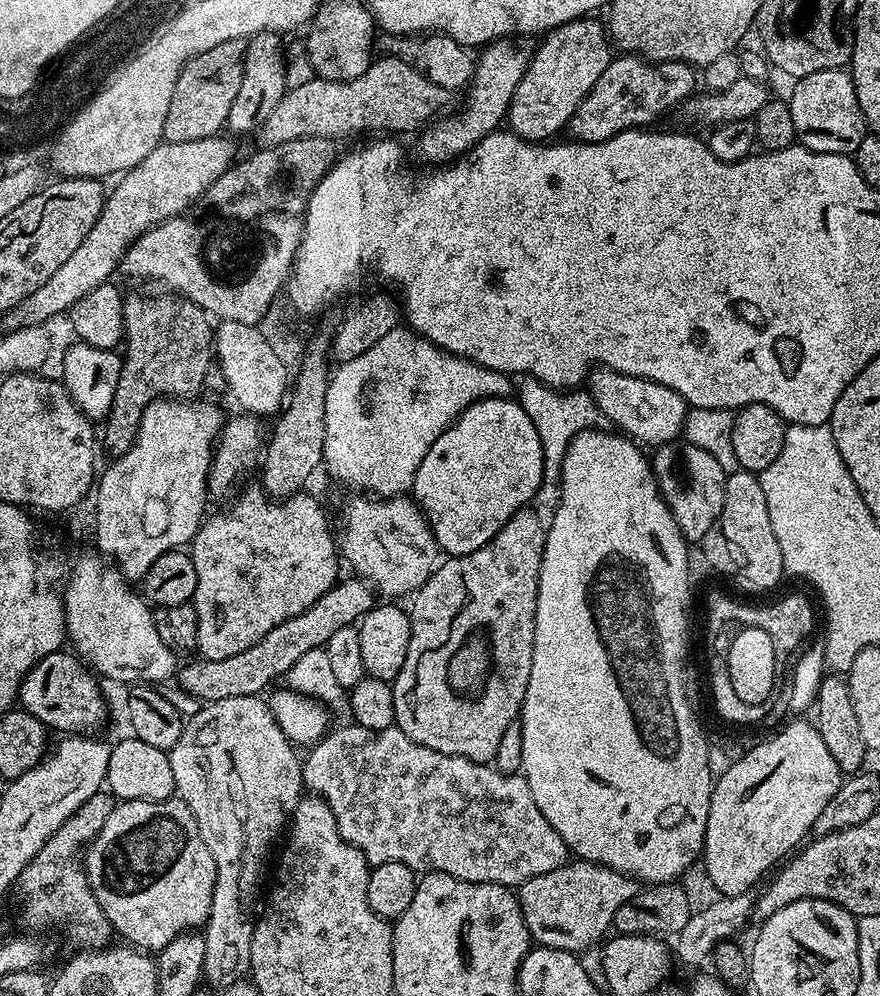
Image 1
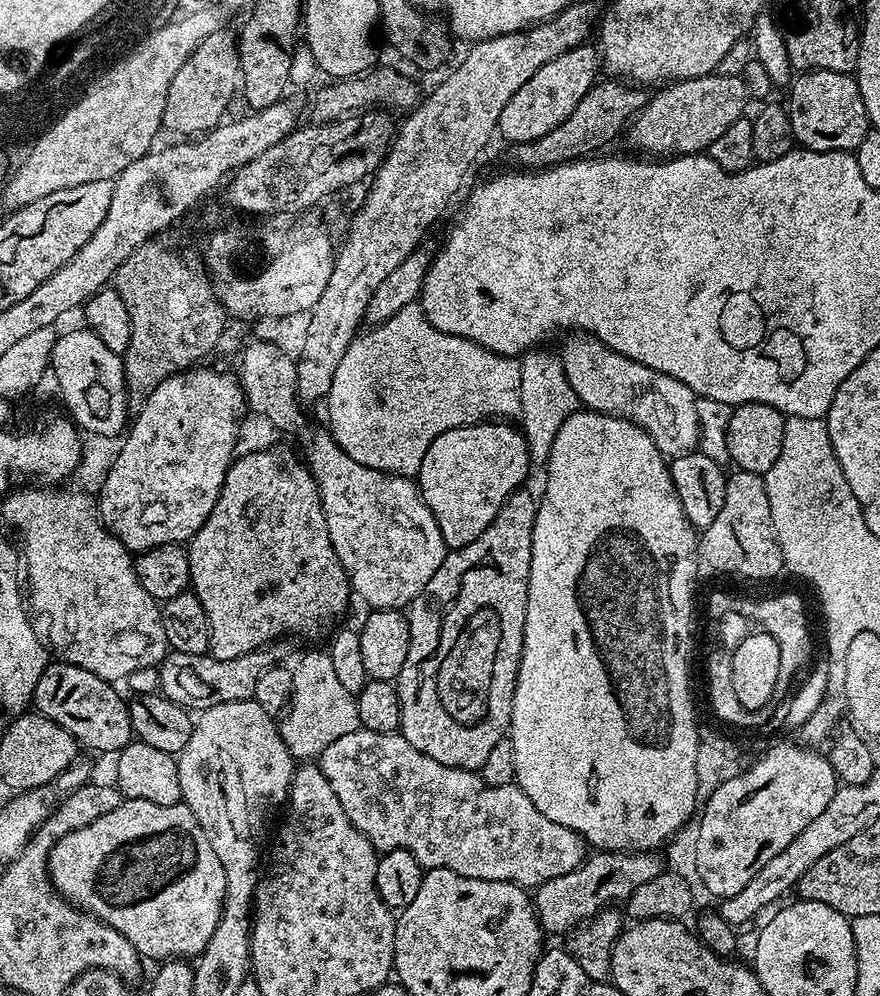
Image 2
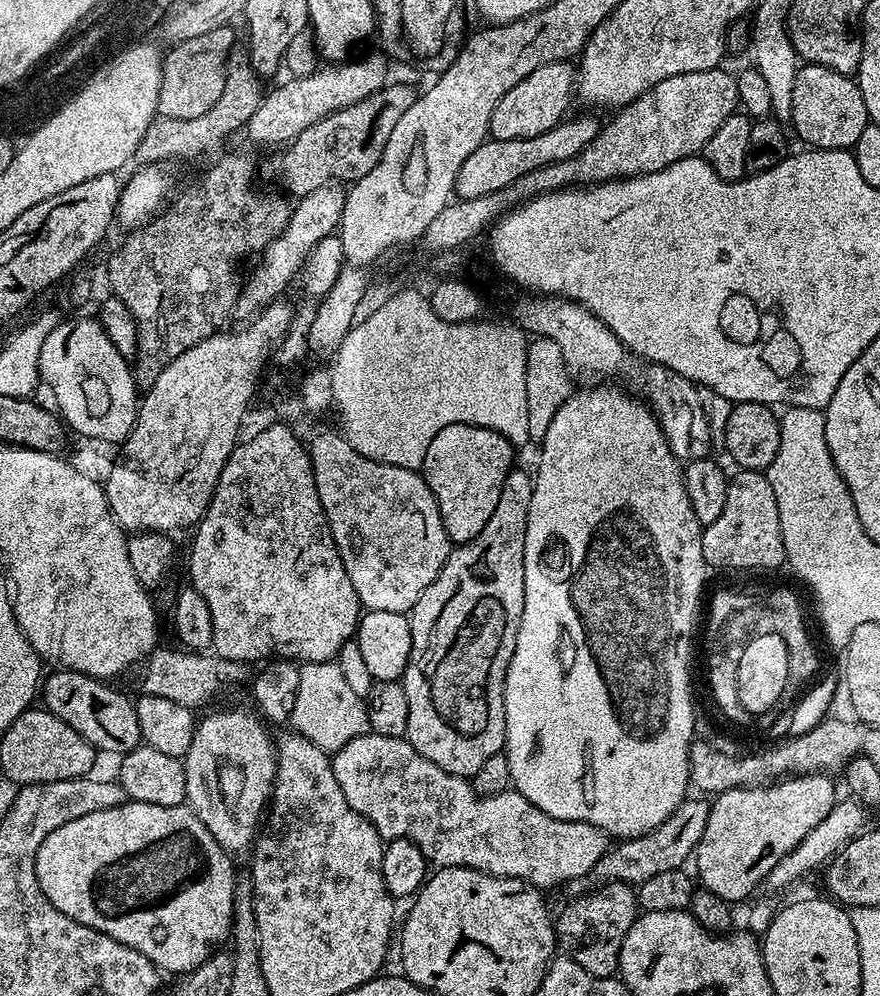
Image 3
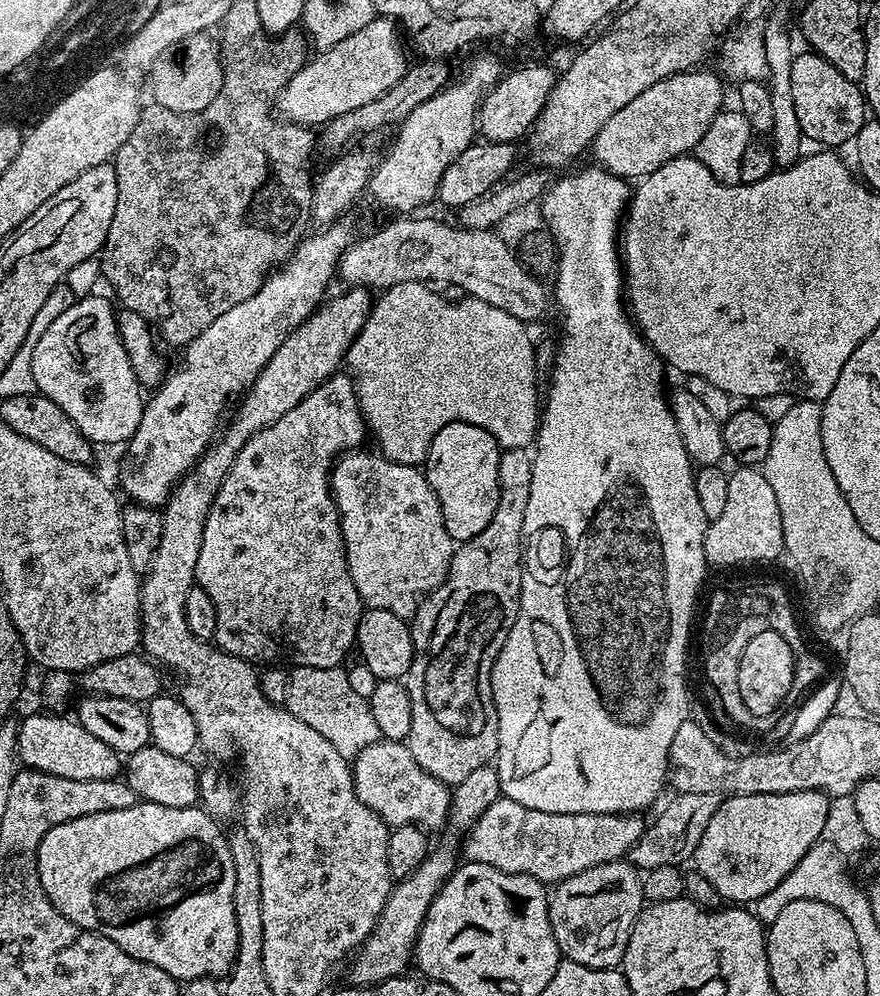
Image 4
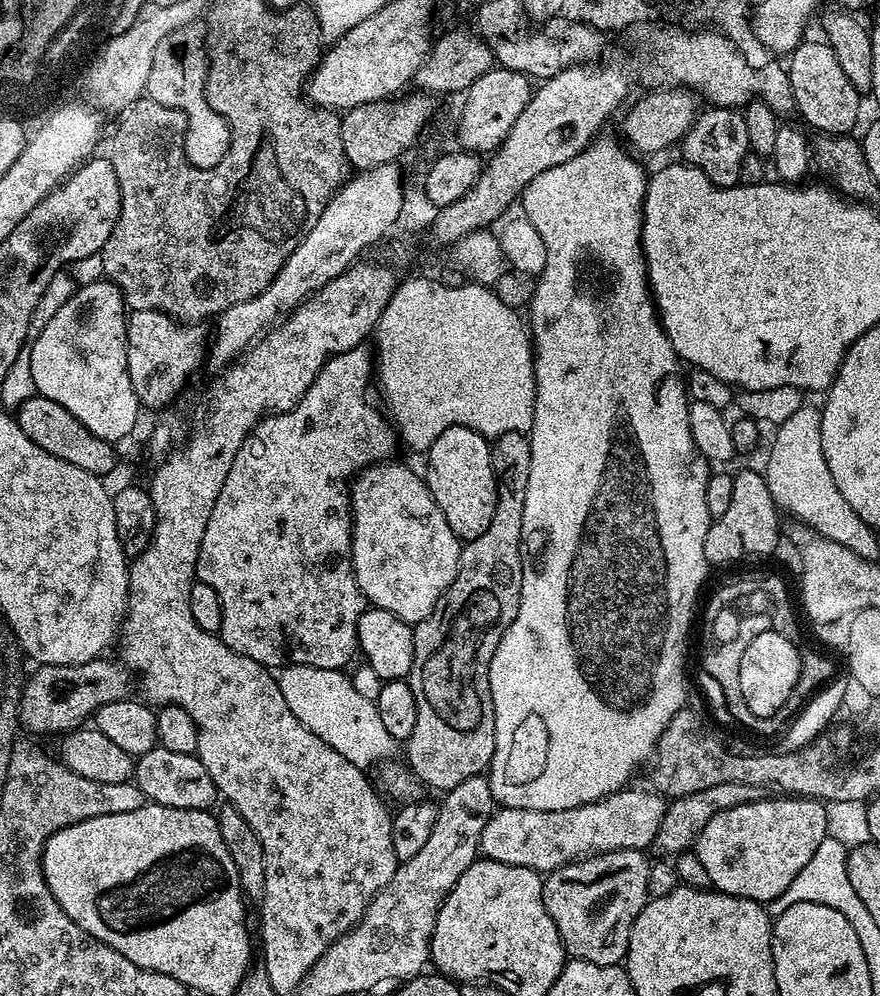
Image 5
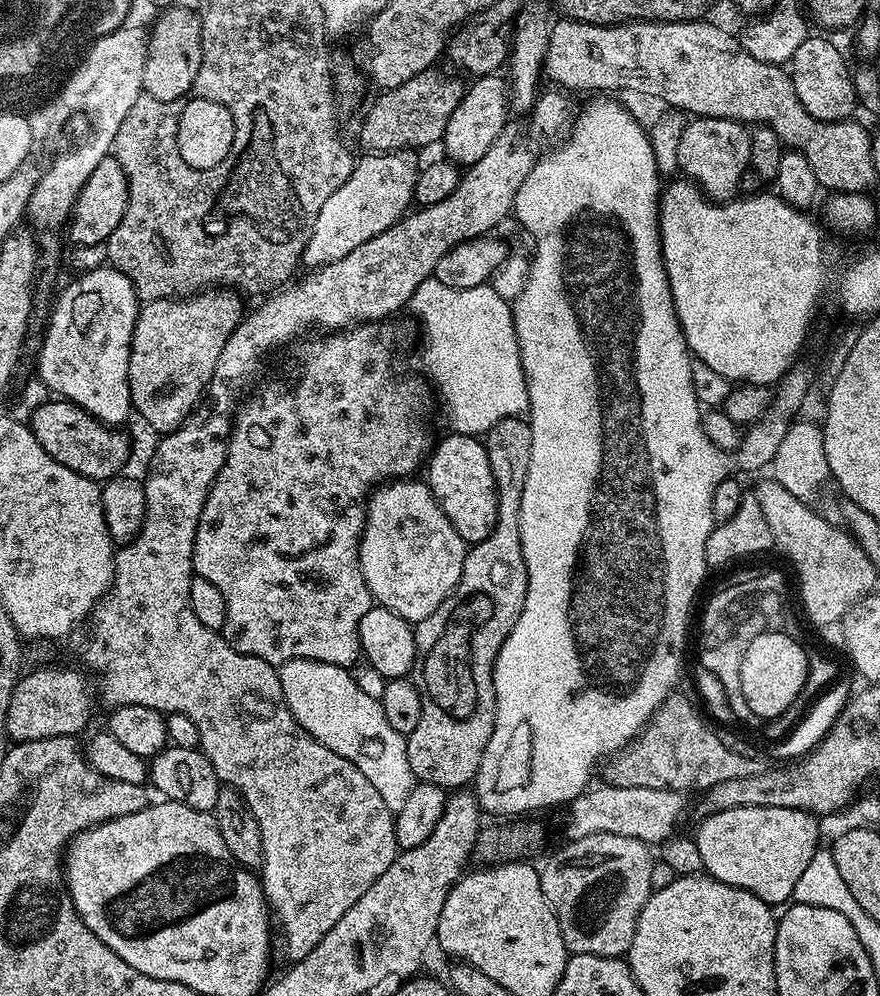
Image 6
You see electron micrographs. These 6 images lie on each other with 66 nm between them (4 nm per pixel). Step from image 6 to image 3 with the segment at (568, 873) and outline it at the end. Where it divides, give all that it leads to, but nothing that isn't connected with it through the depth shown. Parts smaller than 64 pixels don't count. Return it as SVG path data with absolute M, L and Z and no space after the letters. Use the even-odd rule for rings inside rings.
M612 883L592 892L594 893L570 903L560 914L557 913L554 922L557 945L563 955L582 966L590 975L613 977L619 969L621 944L625 940L625 934L627 930L630 930L630 926L633 925L638 915L636 893L631 885L624 883Z

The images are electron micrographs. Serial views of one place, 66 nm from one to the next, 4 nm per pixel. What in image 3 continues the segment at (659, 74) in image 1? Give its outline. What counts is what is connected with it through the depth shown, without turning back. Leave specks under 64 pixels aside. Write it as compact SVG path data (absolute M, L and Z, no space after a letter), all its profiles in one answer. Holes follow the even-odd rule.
M580 116L577 120L565 118L546 134L538 134L534 138L510 138L509 140L487 139L466 162L462 162L462 170L458 170L455 195L459 199L482 198L482 194L494 194L510 182L522 178L522 174L530 174L530 170L538 170L538 166L550 166L550 162L566 162L566 158L574 158L601 130L601 121L592 116Z

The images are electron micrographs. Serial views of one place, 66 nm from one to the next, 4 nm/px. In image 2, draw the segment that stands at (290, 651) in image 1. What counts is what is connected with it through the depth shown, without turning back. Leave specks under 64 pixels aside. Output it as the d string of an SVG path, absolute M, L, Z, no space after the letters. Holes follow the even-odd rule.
M287 643L265 644L250 654L238 654L238 658L214 658L210 654L199 656L169 651L158 666L158 691L170 702L189 710L203 710L223 703L251 700L257 689L258 678L271 667L288 660L288 648L284 644Z

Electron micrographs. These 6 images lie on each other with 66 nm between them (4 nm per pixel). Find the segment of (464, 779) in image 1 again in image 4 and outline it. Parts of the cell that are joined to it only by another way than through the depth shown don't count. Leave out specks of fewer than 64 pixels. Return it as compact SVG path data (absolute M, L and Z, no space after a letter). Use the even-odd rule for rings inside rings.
M378 739L362 750L351 761L354 790L370 810L374 810L385 824L392 828L417 824L419 828L433 830L448 823L450 803L449 785L426 774L410 754L407 743L399 740ZM501 798L498 802L494 802L490 806L490 810L486 810L486 814L482 814L482 818L478 818L478 822L473 828L468 829L464 840L464 852L462 848L462 856L465 861L473 860L474 862L482 862L486 866L494 866L503 872L510 874L526 874L530 878L539 880L545 886L555 886L560 881L570 878L572 875L578 874L580 871L590 870L591 867L602 866L603 863L614 863L623 861L627 857L628 851L638 842L638 838L644 833L646 820L643 820L640 814L546 814L542 810L530 810L530 806L522 806L522 802L514 802Z

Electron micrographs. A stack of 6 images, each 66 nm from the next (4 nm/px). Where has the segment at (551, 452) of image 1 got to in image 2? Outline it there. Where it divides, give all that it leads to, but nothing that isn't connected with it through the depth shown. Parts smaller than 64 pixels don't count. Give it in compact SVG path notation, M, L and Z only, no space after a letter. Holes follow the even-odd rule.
M546 348L529 349L519 359L522 387L520 429L528 444L529 459L533 463L540 462L540 464L547 463L554 438L557 437L562 423L580 406L577 395L566 378L561 359L548 350Z

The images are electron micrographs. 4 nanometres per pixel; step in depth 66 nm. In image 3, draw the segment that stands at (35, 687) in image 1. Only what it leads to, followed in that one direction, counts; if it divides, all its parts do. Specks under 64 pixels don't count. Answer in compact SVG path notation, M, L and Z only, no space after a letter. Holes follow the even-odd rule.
M52 670L42 684L42 704L66 726L71 726L93 744L101 753L123 754L139 748L142 741L138 730L138 714L135 703L127 700L116 688L107 688L103 679L81 672Z

